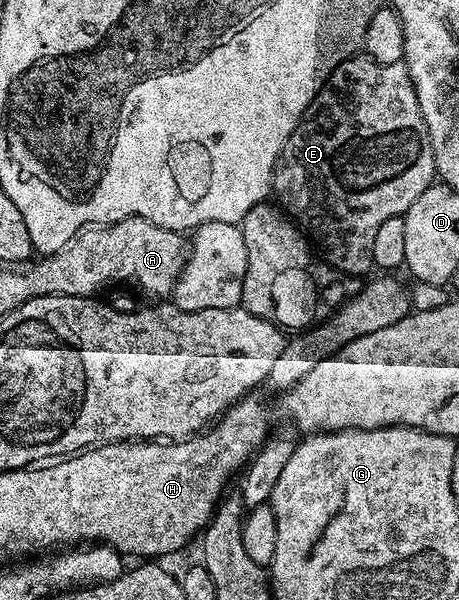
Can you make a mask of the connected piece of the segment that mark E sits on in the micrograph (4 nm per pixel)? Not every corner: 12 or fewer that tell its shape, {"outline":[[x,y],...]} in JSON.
{"outline":[[346,57],[273,197],[359,279],[436,180],[403,61]]}

